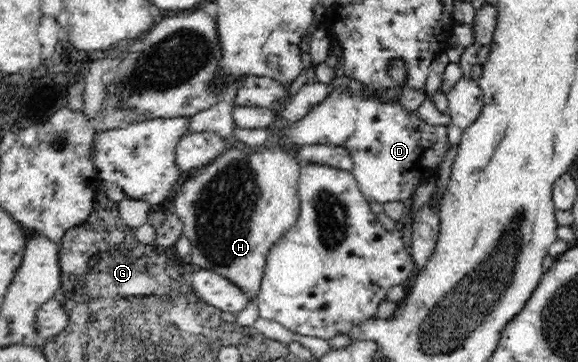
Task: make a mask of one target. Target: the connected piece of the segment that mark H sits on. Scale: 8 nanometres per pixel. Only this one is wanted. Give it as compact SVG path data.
M285 141L274 147L236 146L211 163L202 166L199 173L182 181L173 199L175 215L183 224L182 233L191 242L190 254L195 265L203 270L211 270L235 282L245 290L251 301L255 301L266 266L269 248L295 225L300 212L297 187L299 185L300 163L295 156L296 147Z

